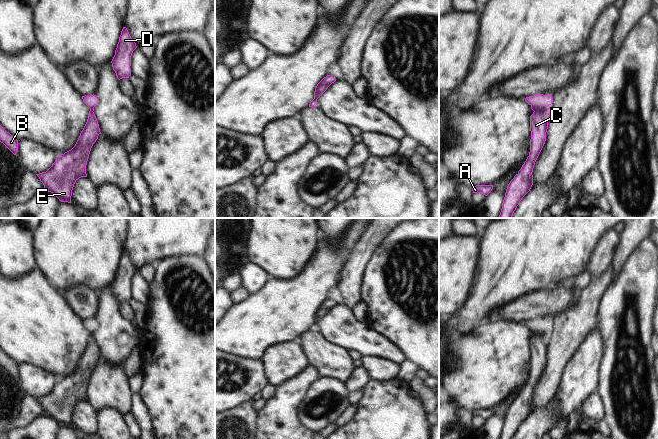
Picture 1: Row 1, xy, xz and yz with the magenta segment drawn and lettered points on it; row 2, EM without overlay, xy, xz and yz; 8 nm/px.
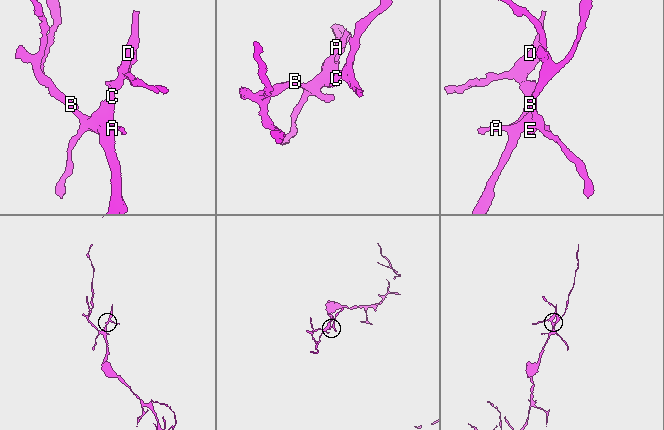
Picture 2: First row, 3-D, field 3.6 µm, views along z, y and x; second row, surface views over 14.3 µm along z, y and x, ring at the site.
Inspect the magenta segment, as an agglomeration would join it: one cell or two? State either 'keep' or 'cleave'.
keep

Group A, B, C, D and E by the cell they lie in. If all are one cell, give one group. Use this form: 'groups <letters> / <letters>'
groups A B C D E

